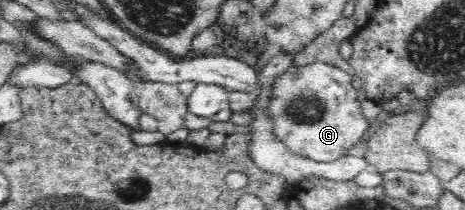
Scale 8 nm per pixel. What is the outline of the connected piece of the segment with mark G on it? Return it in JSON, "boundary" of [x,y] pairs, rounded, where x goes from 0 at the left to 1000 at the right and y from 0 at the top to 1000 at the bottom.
{"boundary":[[[686,290],[656,319],[628,314],[596,367],[574,538],[589,581],[596,657],[617,686],[626,729],[684,771],[720,767],[746,743],[755,700],[800,624],[804,600],[785,567],[757,367]]]}

